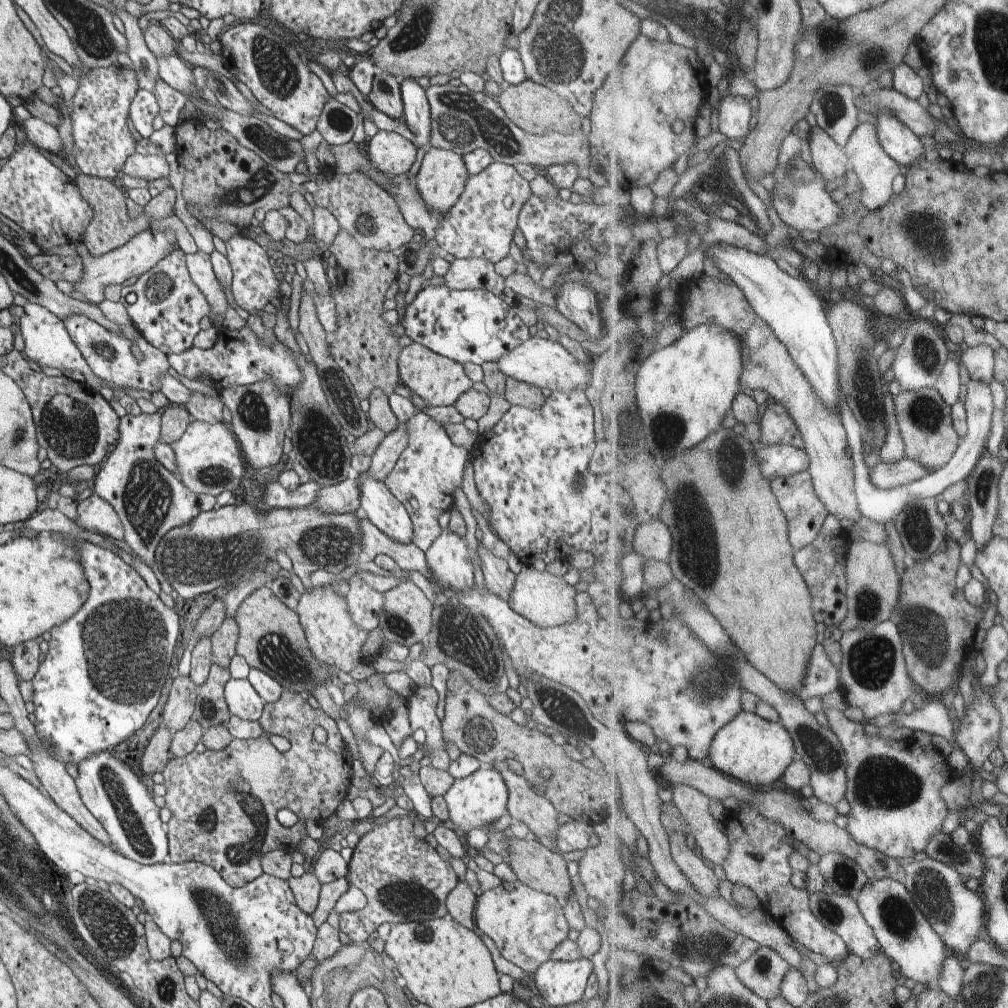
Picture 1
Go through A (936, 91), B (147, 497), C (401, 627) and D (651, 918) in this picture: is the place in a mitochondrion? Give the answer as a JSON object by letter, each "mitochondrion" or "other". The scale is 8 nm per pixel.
{"A":"other","B":"mitochondrion","C":"mitochondrion","D":"other"}

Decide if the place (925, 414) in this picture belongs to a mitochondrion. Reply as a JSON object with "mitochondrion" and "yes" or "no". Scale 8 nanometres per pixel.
{"mitochondrion":"yes"}

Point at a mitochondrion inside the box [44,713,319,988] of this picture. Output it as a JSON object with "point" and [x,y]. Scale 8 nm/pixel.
{"point":[111,933]}

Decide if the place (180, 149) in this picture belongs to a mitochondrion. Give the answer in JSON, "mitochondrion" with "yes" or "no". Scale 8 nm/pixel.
{"mitochondrion":"no"}

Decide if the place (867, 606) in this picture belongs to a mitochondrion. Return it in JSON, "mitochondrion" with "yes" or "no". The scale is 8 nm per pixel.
{"mitochondrion":"yes"}

